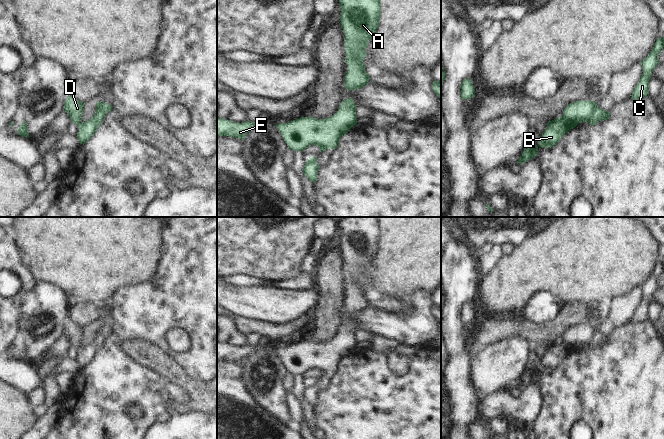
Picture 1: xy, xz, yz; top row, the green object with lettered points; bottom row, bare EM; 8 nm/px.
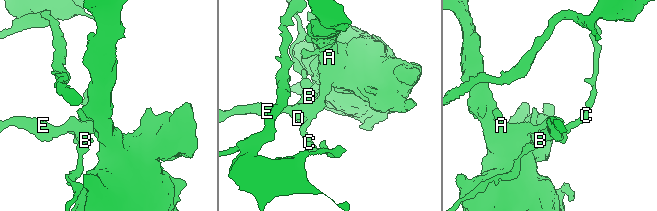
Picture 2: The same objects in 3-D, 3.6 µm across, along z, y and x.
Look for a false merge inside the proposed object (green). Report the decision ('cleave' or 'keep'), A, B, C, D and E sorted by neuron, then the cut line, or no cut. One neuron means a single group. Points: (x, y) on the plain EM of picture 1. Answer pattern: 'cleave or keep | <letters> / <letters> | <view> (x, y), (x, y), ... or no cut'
cleave | A D E / B C | yz (596, 328), (593, 339), (587, 344)

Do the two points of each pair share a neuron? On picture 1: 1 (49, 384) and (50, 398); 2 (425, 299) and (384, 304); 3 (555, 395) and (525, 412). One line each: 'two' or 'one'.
1: one
2: two
3: two

